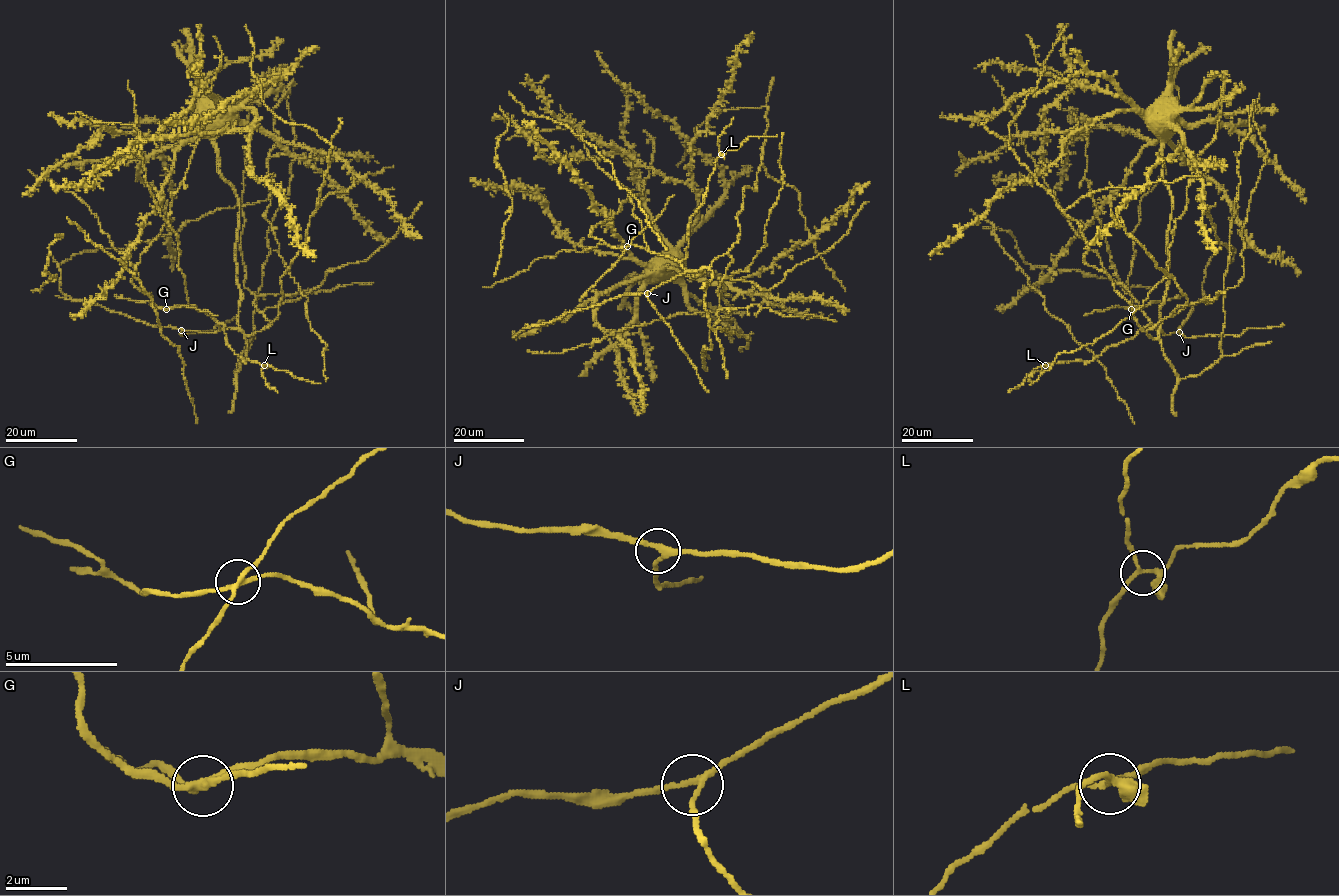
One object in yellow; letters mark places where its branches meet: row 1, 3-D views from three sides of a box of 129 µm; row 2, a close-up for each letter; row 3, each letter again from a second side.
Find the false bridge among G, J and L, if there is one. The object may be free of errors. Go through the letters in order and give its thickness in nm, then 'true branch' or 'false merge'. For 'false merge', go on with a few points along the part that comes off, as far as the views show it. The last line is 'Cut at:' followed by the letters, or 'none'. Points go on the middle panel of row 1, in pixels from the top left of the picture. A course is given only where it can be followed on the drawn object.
G: 220 nm thick; false merge; foreign part runs (627, 246), (614, 265), (580, 301)
J: 220 nm thick; true branch
L: 190 nm thick; true branch
Cut at: G

